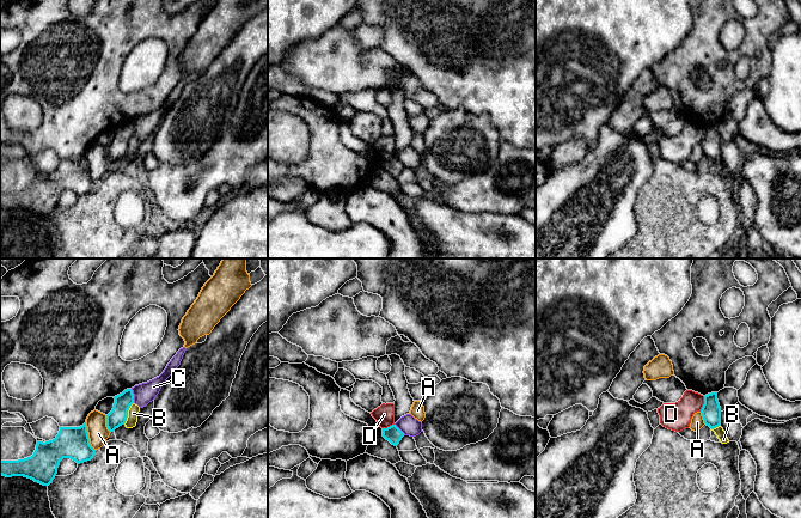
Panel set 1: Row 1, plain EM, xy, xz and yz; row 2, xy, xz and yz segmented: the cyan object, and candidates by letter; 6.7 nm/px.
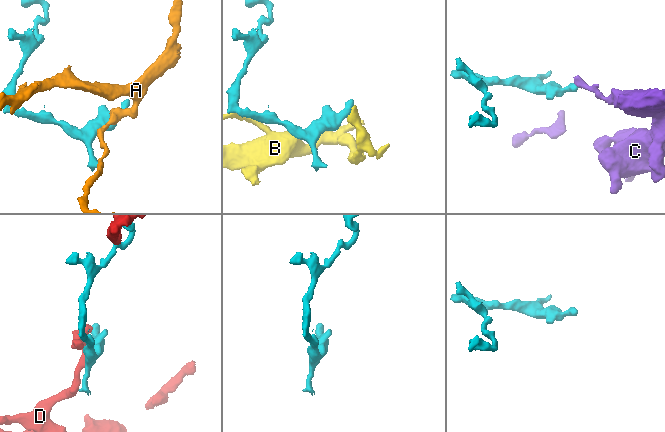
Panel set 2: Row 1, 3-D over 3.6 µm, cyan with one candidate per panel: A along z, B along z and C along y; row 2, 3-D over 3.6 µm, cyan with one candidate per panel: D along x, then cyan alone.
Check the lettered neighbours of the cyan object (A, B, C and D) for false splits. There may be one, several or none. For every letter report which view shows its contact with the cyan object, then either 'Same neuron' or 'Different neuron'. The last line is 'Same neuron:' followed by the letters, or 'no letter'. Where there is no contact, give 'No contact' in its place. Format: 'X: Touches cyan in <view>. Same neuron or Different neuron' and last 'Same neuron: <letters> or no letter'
A: Touches cyan in xy. Different neuron
B: Touches cyan in xy. Different neuron
C: Touches cyan in xy. Different neuron
D: Touches cyan in yz. Different neuron
Same neuron: no letter

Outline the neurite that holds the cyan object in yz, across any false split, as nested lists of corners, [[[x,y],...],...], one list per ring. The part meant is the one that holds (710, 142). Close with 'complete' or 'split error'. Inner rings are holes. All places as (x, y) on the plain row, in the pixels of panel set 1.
[[[717,124],[704,128],[704,136],[701,141],[704,156],[711,162],[721,158],[721,139],[717,132]]]; complete

